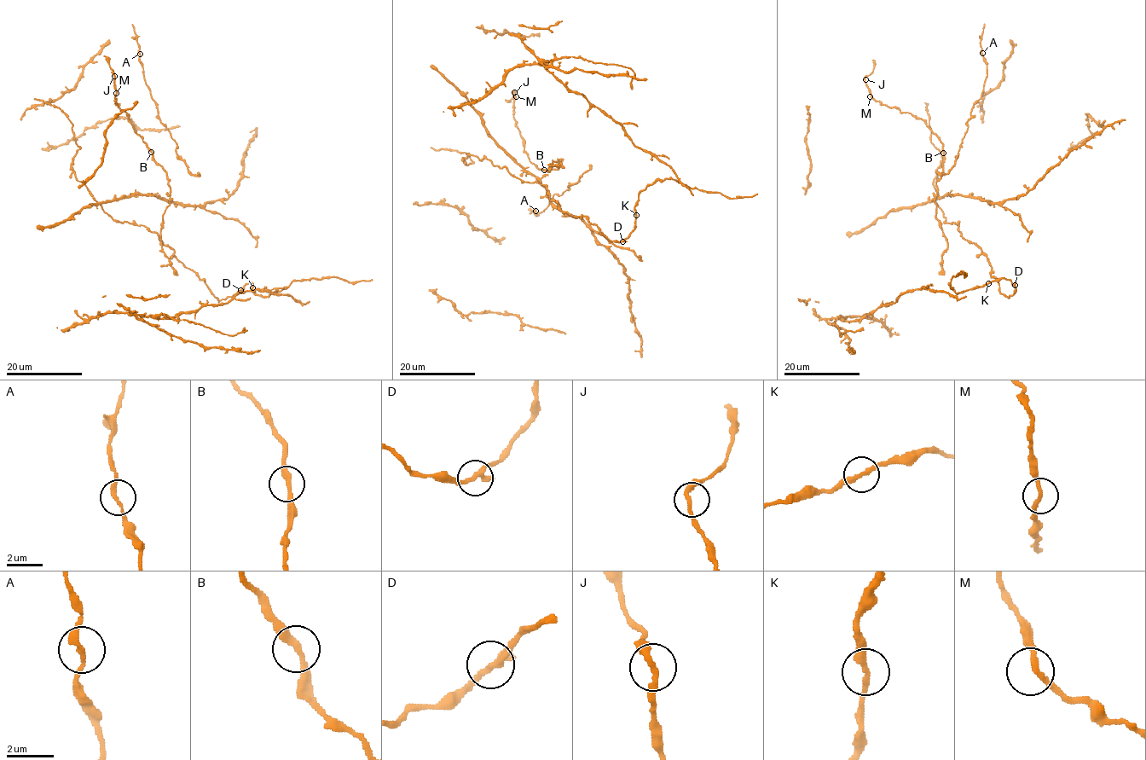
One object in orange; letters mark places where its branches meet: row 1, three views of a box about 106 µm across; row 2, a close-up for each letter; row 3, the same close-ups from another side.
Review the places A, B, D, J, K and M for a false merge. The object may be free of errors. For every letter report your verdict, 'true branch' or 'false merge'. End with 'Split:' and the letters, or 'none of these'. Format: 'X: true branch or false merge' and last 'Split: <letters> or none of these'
A: true branch
B: true branch
D: true branch
J: true branch
K: true branch
M: true branch
Split: none of these

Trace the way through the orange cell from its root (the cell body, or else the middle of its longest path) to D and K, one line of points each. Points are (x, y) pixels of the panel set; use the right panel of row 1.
D: (958, 226), (962, 236), (974, 242), (986, 257), (998, 291), (1009, 296), (1015, 292), (1015, 285)
K: (958, 226), (962, 236), (986, 257), (998, 291), (1007, 296), (1015, 292), (1009, 279), (988, 283)

